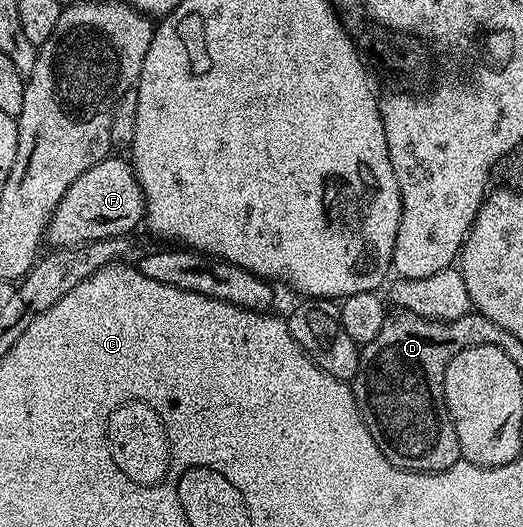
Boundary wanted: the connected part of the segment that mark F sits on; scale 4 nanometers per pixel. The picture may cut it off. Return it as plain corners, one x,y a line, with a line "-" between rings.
106,157
101,162
91,165
73,182
71,189
63,193
59,205
49,222
47,232
48,242
53,242
54,248
58,247
78,247
81,243
94,243
100,239
116,239
128,236
128,231
133,231
138,226
142,226
145,217
145,194
137,180
132,166
121,159

